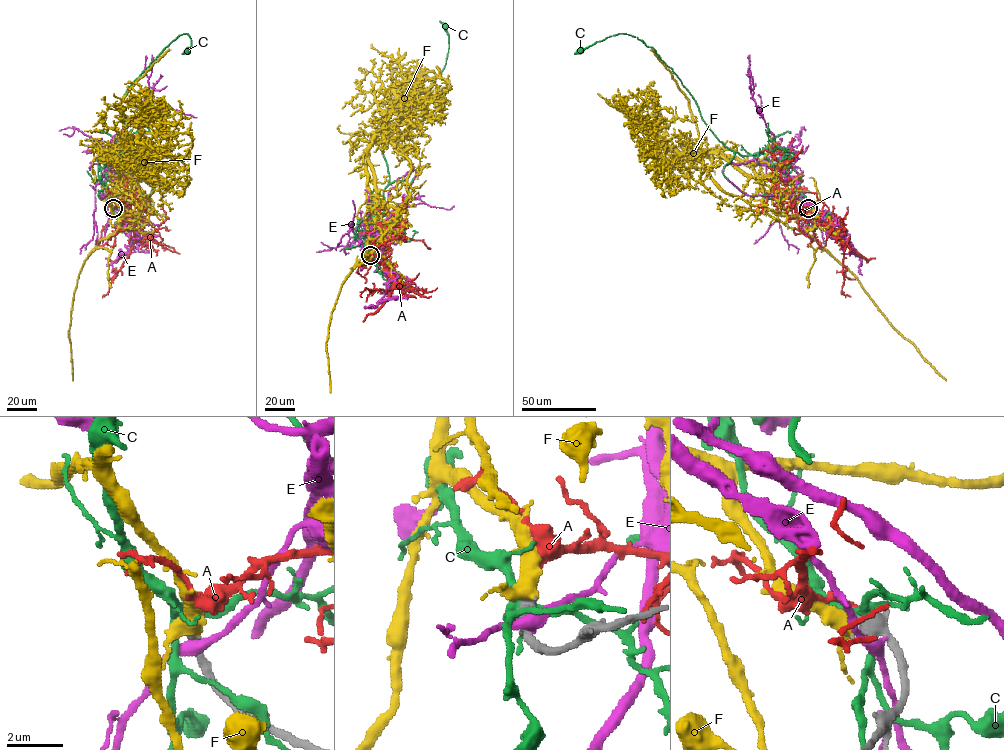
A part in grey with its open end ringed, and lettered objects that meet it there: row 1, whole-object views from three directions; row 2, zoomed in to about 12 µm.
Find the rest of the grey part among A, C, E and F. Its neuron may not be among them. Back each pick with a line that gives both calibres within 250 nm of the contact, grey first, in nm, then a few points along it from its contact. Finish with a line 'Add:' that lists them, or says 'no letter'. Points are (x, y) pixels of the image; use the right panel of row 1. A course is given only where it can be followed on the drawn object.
F: calibres 650 and 480 nm; course (808, 208), (792, 197), (817, 212), (815, 226), (806, 232), (810, 237), (856, 277), (888, 321), (946, 380)
Add: F

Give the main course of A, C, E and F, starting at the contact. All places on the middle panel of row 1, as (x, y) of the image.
A: (370, 255), (386, 249), (385, 269), (392, 278), (392, 288), (366, 288), (360, 295), (362, 297)
C: (370, 256), (365, 237), (379, 233), (389, 214), (383, 195), (389, 177), (378, 142), (444, 67), (445, 27)
E: (370, 257), (378, 251), (378, 236), (365, 225), (410, 196)
F: (370, 255), (369, 238), (389, 263), (381, 254), (363, 256), (344, 280), (332, 311), (326, 342), (330, 392)

